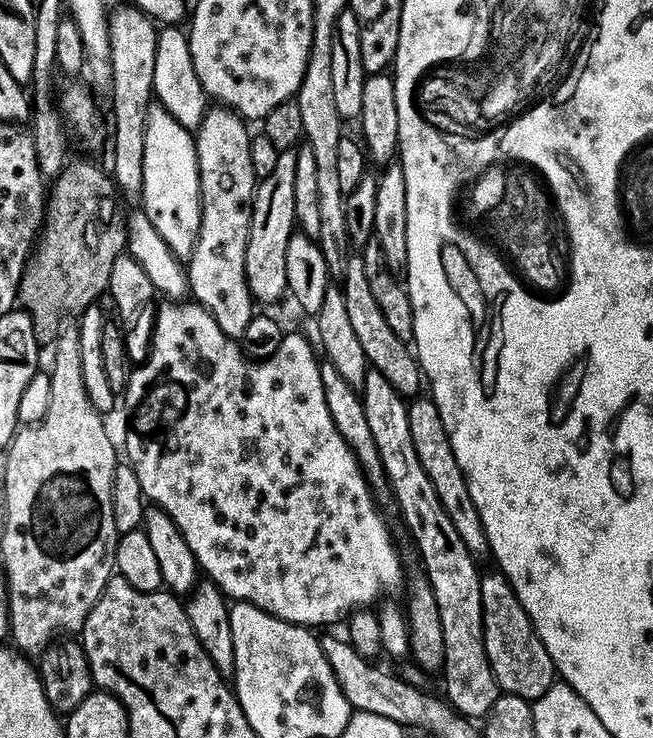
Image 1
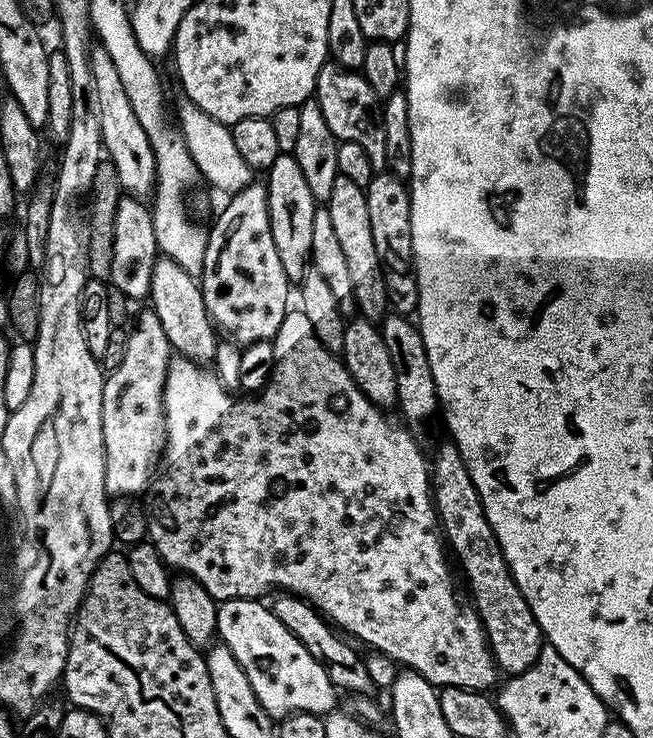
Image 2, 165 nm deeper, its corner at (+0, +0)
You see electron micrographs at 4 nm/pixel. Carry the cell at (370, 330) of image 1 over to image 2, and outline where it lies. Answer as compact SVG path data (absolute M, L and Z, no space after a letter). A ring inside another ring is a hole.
M339 175L334 182L334 187L330 190L330 198L326 201L326 207L339 245L342 246L343 257L346 258L356 299L356 312L363 319L380 322L389 311L388 295L382 262L378 258L378 249L374 246L374 233L370 230L370 210L366 207L364 190L362 186L350 182L350 178Z

